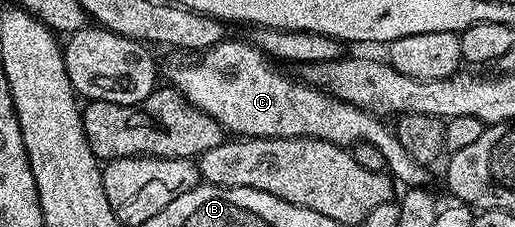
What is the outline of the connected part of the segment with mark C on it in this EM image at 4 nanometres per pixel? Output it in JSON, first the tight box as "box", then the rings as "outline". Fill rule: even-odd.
{"box":[168,39,430,187],"outline":[[[226,39],[217,45],[210,45],[208,49],[200,54],[198,61],[190,65],[177,65],[169,73],[168,84],[177,92],[181,93],[199,111],[211,115],[217,120],[222,130],[231,132],[238,138],[242,137],[314,137],[320,141],[329,141],[332,145],[352,147],[354,145],[370,145],[379,147],[379,155],[383,155],[385,169],[398,182],[402,181],[405,187],[425,187],[430,183],[429,172],[426,166],[421,165],[411,155],[407,155],[403,143],[399,143],[396,132],[389,129],[382,118],[363,111],[346,101],[326,93],[324,89],[317,89],[314,85],[307,85],[296,76],[284,77],[278,66],[269,57],[261,52],[256,45],[245,41],[232,41]]]}

